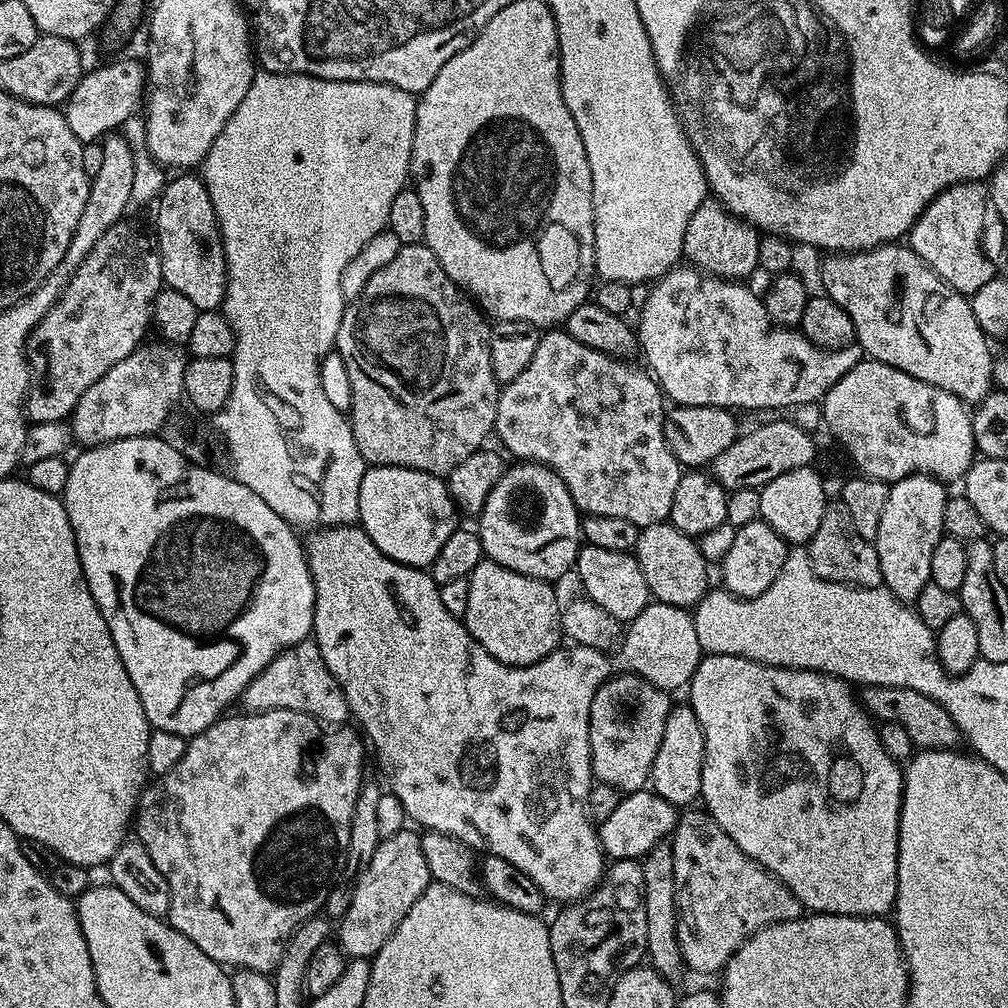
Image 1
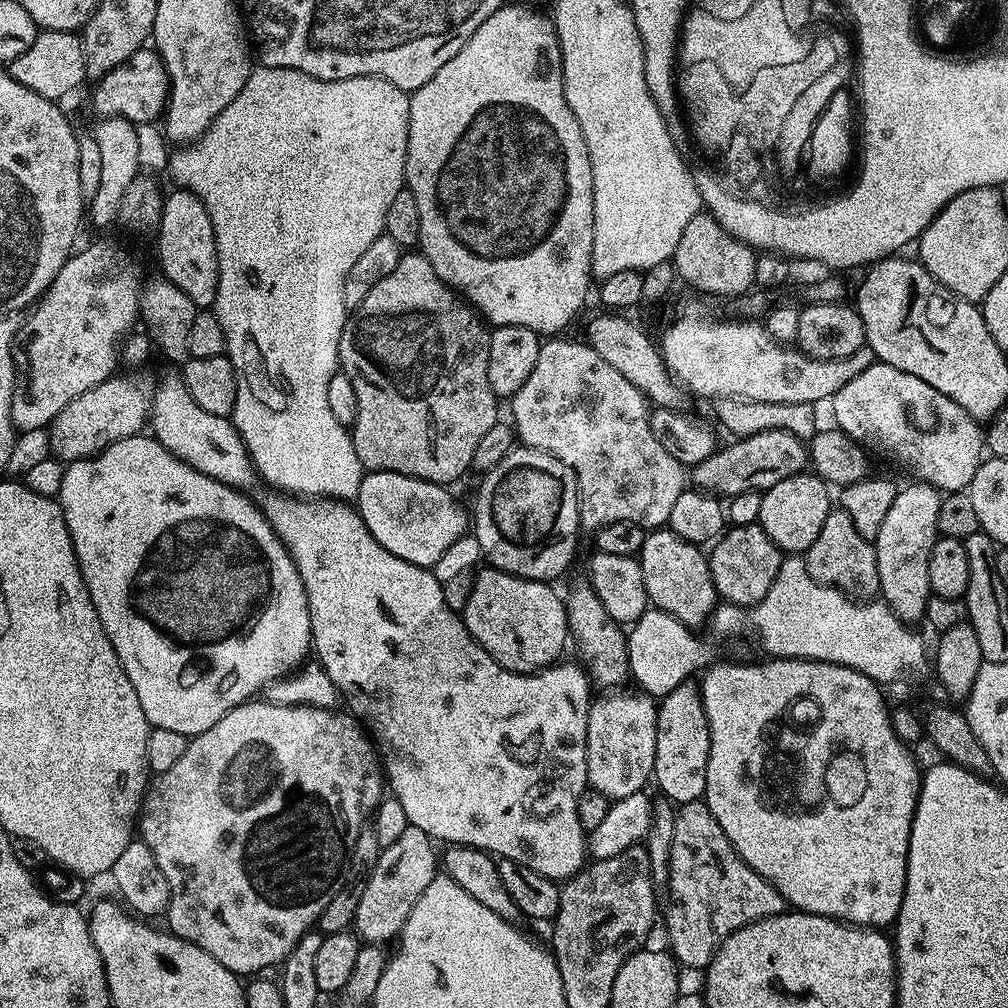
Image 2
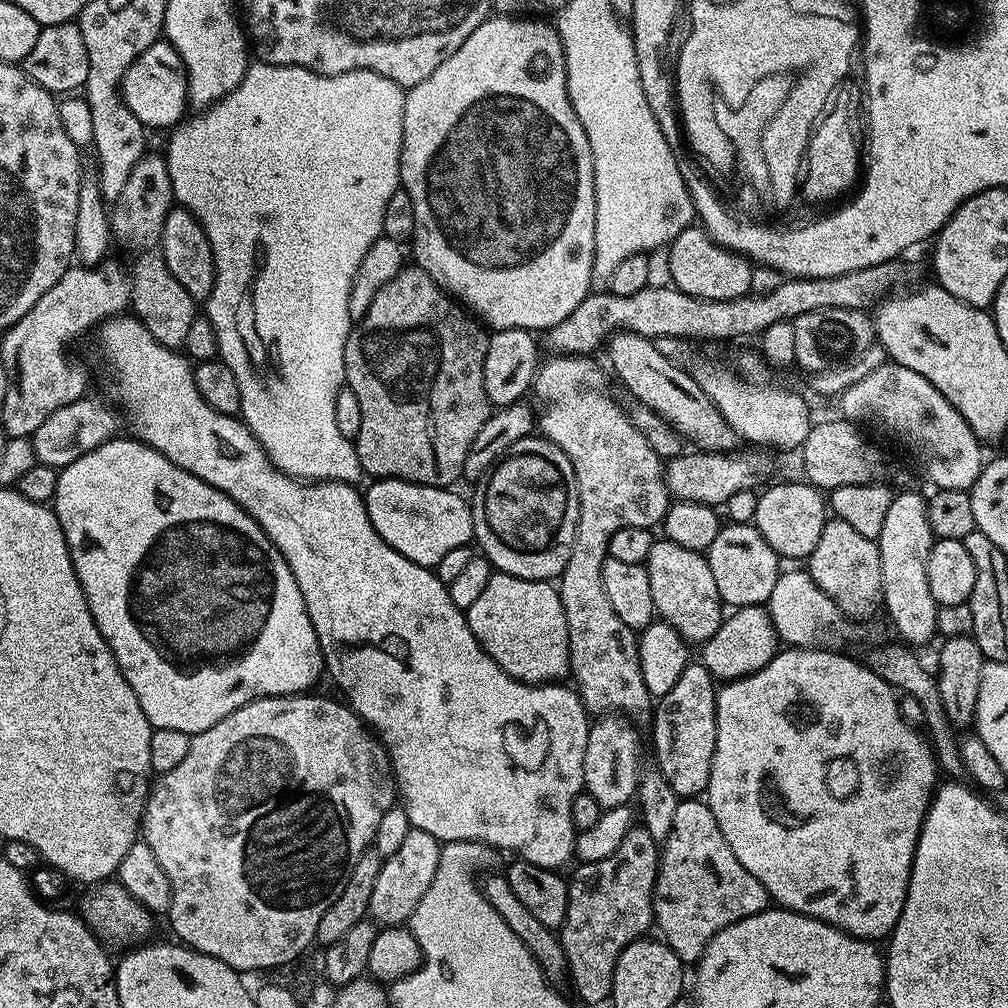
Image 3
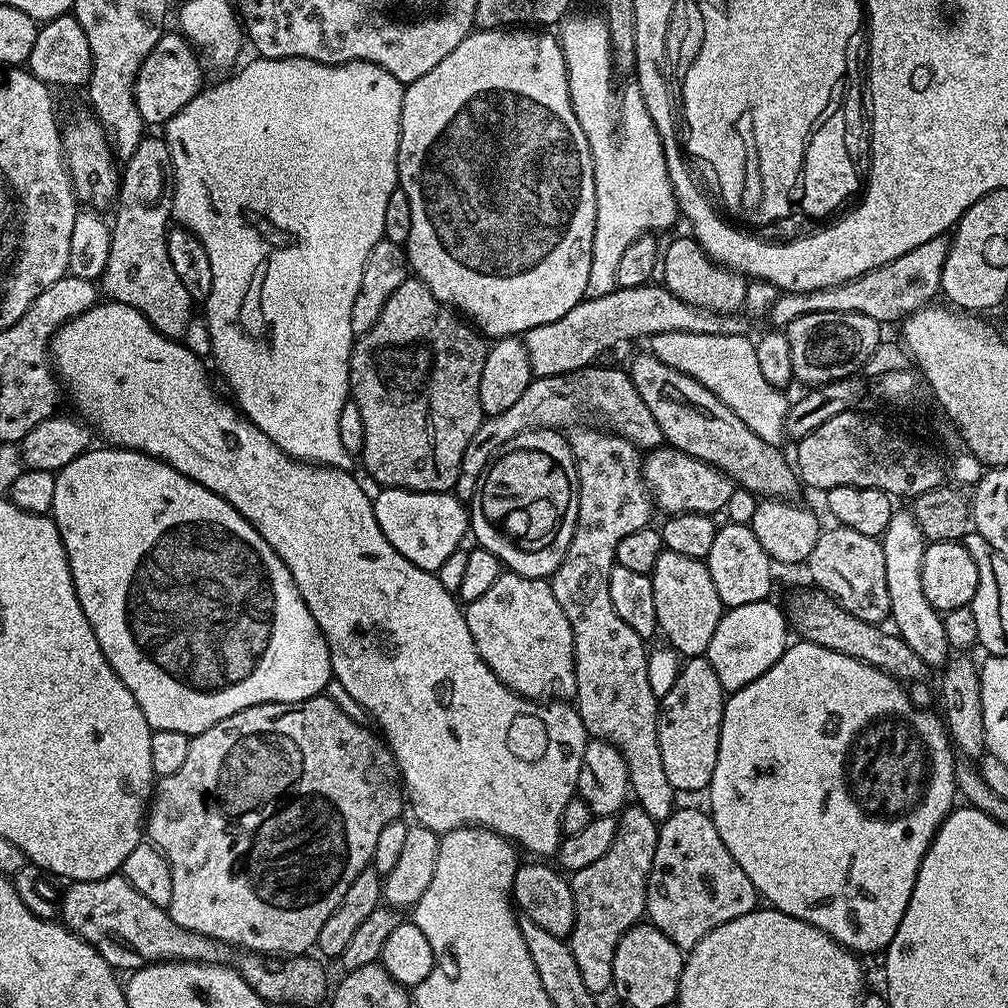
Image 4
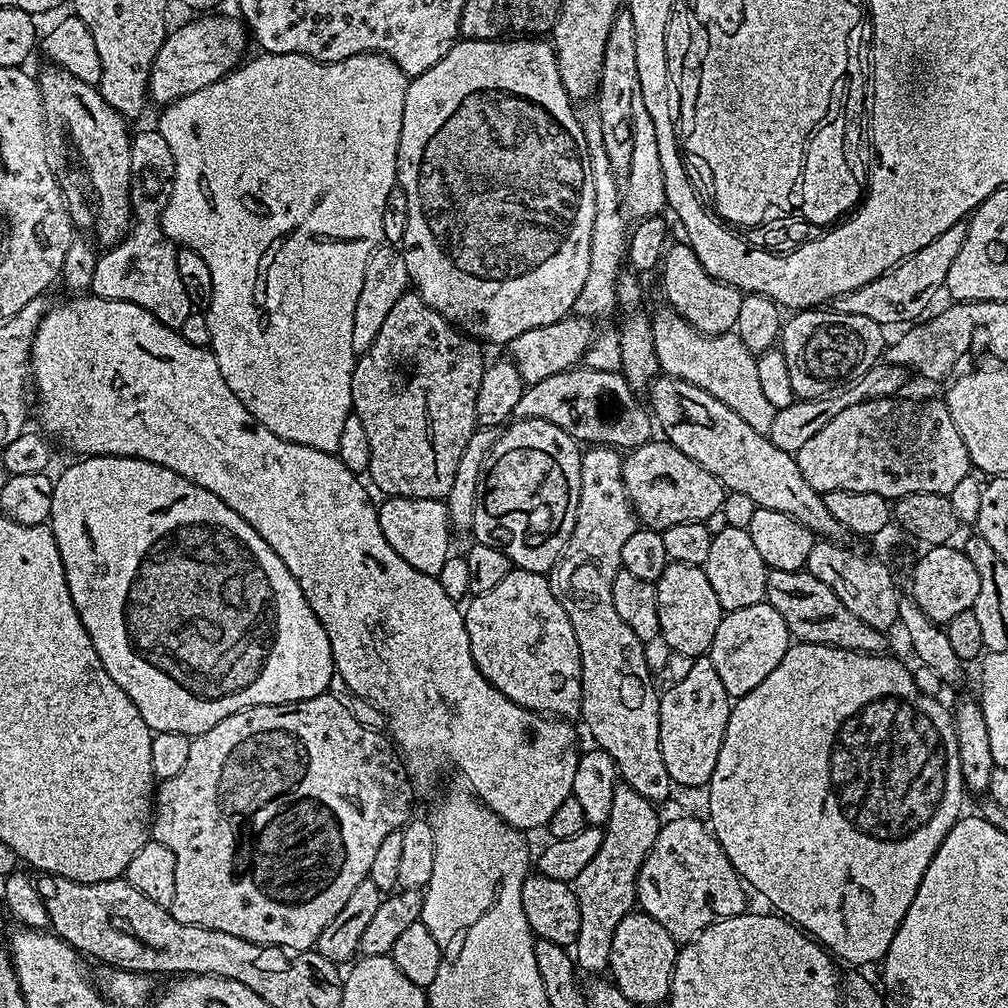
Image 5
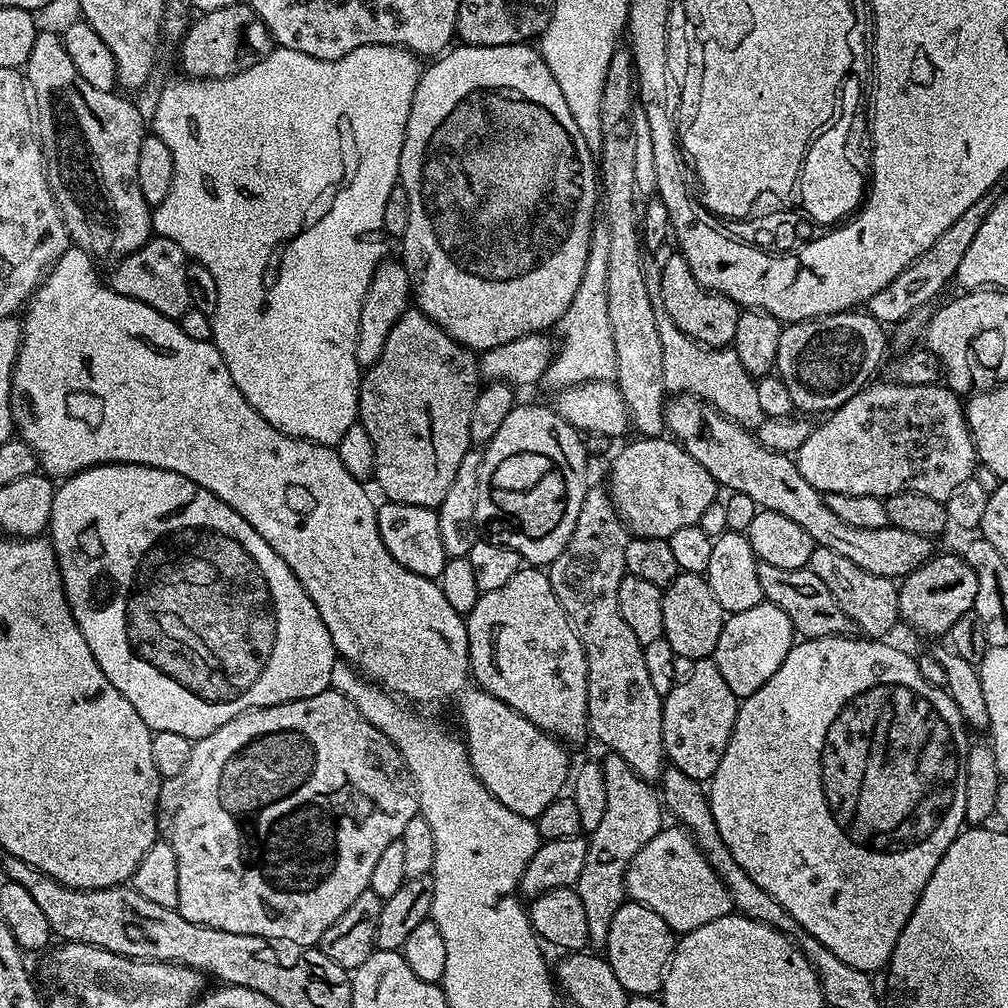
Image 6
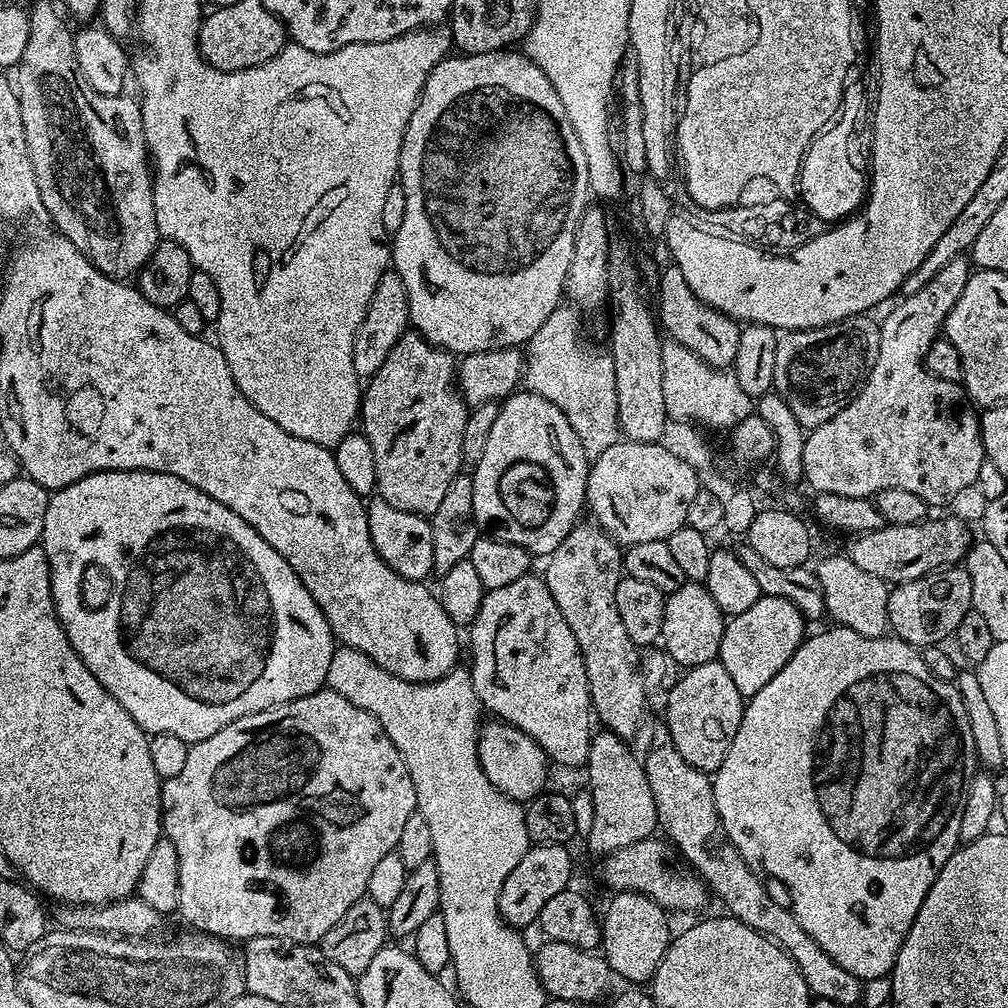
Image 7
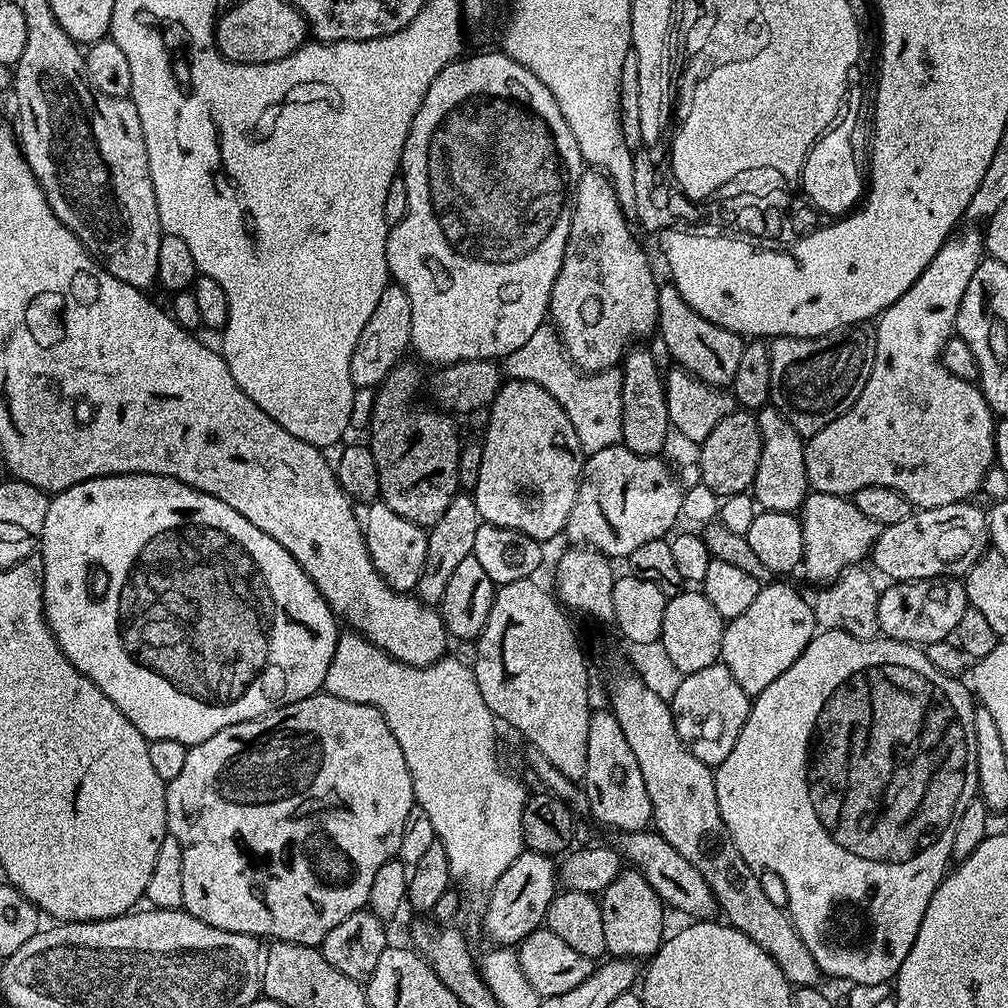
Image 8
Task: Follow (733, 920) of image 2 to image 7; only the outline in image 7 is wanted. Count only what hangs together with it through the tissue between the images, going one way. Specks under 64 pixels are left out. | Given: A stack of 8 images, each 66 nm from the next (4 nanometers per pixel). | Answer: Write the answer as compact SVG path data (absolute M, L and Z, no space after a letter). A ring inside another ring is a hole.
M649 838L629 848L607 853L603 857L604 865L600 868L600 876L604 879L605 886L612 888L613 893L641 892L672 914L698 911L710 900L709 889L695 871L683 872L680 868L672 868L668 861L669 845L663 839L656 839Z

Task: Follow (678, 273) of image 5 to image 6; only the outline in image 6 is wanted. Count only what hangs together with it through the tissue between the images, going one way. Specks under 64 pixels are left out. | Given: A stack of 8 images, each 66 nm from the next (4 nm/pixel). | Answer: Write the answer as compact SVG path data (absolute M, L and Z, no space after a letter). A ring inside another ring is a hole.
M679 254L668 256L660 268L660 288L658 295L662 298L662 308L670 314L670 322L682 330L691 340L717 350L729 347L734 338L734 326L738 326L738 318L742 311L739 304L717 292L703 288L694 278L686 258Z

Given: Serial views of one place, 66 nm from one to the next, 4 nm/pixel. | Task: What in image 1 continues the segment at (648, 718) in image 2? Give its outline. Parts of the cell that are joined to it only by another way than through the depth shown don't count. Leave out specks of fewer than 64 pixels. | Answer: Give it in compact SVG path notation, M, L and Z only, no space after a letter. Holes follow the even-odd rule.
M633 674L613 675L611 678L604 681L604 684L594 694L594 702L590 702L590 754L592 755L592 775L601 784L609 784L618 789L622 794L629 792L639 792L649 783L652 767L654 766L654 758L658 754L658 746L662 742L662 730L666 730L666 718L670 714L670 710L674 707L674 700L667 691L659 689L658 686L652 685L642 677Z

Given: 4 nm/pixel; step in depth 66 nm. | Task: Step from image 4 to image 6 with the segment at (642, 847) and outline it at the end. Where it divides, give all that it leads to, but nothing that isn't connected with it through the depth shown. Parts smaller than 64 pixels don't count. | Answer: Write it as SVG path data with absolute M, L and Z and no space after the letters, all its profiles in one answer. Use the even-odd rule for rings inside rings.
M608 754L605 757L602 767L606 810L602 813L602 822L598 822L598 830L587 837L586 866L582 866L582 874L578 874L574 885L578 898L582 898L582 906L586 909L588 943L592 946L607 945L610 918L614 918L618 906L626 903L624 875L628 863L666 824L666 812L657 789L651 783L638 778L638 774L634 774L634 770L630 770L630 766L626 766L620 756Z

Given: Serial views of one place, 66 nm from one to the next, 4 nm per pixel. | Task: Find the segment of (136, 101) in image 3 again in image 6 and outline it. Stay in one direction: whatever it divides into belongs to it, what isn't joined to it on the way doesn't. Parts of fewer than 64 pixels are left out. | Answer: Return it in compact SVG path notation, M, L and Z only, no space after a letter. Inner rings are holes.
M238 2L234 6L226 6L222 10L210 10L199 17L197 24L188 28L184 41L180 44L180 64L185 73L198 80L221 80L234 74L242 74L242 70L250 70L258 62L273 55L274 41L270 30L258 18L251 3Z

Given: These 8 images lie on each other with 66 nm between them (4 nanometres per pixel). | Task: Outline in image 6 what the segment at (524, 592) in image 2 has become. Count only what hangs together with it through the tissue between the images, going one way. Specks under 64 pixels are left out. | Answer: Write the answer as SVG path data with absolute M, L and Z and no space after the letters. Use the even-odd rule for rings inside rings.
M521 566L518 574L498 590L480 593L476 605L466 614L466 623L470 675L479 687L561 742L572 745L589 735L588 671L582 642L578 642L578 634L566 618L543 567Z

